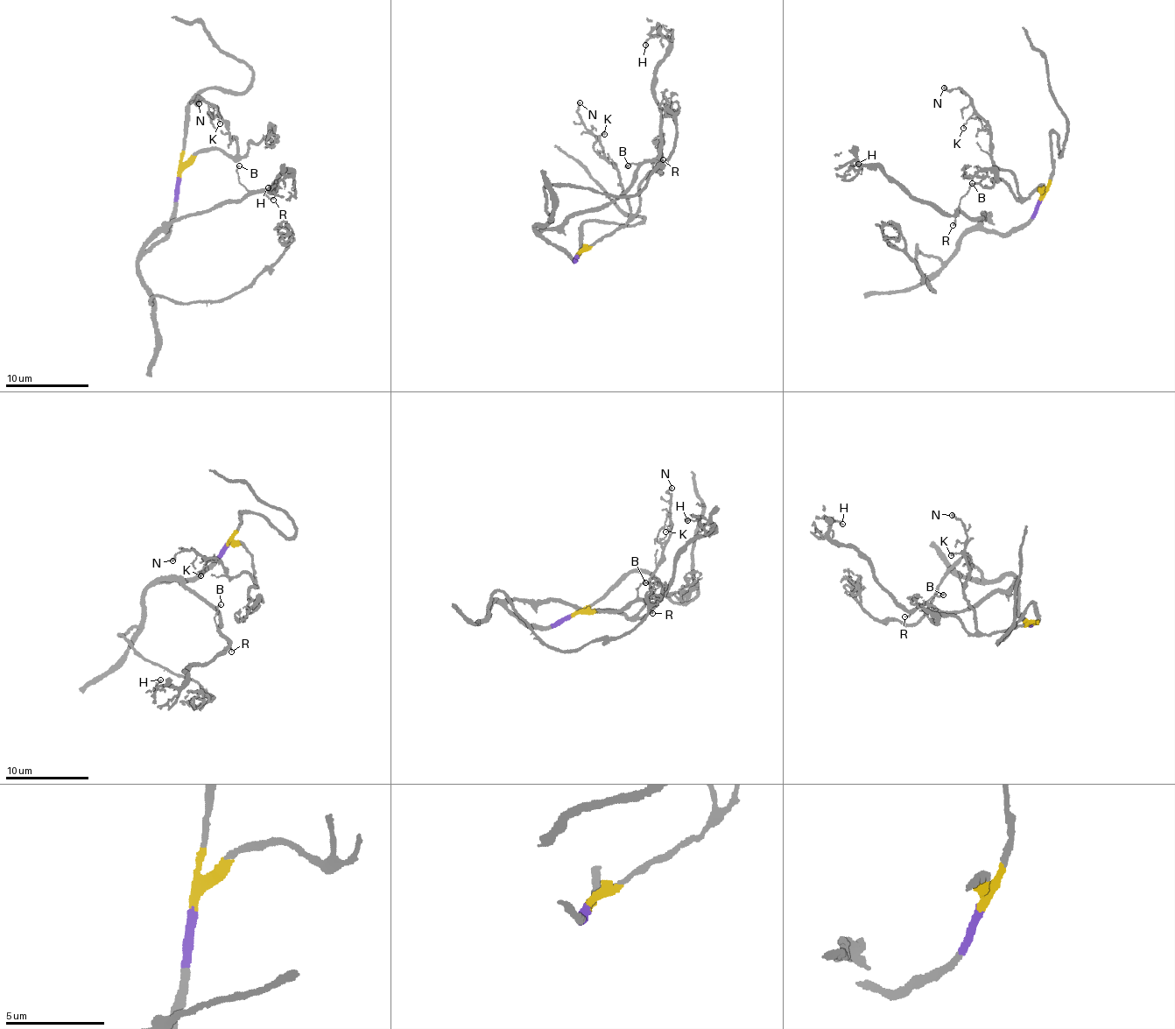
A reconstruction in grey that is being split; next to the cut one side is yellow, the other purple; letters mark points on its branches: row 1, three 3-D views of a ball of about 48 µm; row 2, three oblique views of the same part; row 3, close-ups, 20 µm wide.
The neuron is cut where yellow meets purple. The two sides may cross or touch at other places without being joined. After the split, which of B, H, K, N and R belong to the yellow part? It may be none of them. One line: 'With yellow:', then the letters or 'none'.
With yellow: K, N

